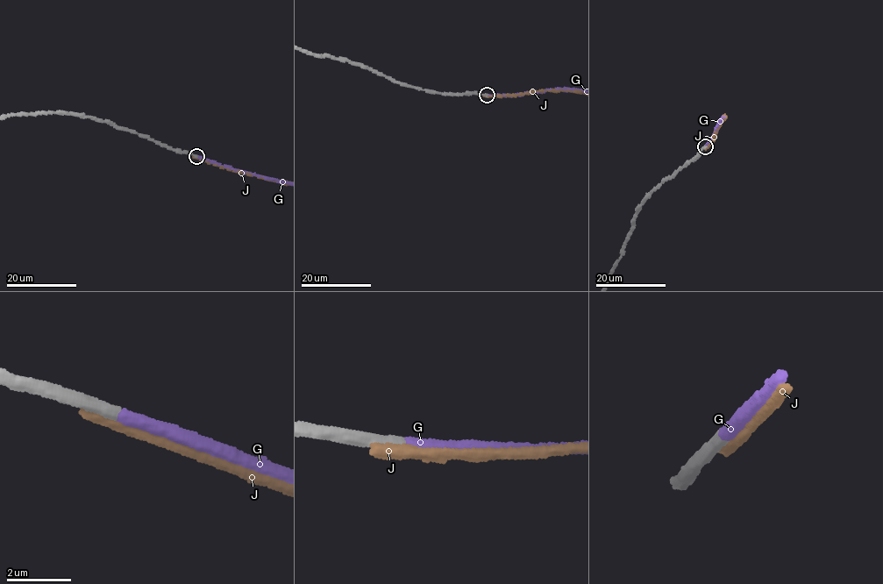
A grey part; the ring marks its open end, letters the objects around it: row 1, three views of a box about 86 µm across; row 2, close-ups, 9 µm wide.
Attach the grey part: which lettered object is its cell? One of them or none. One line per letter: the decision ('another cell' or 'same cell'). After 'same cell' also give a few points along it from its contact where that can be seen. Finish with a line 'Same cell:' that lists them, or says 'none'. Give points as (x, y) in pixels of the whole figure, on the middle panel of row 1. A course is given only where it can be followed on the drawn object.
G: same cell
J: another cell
Same cell: G

